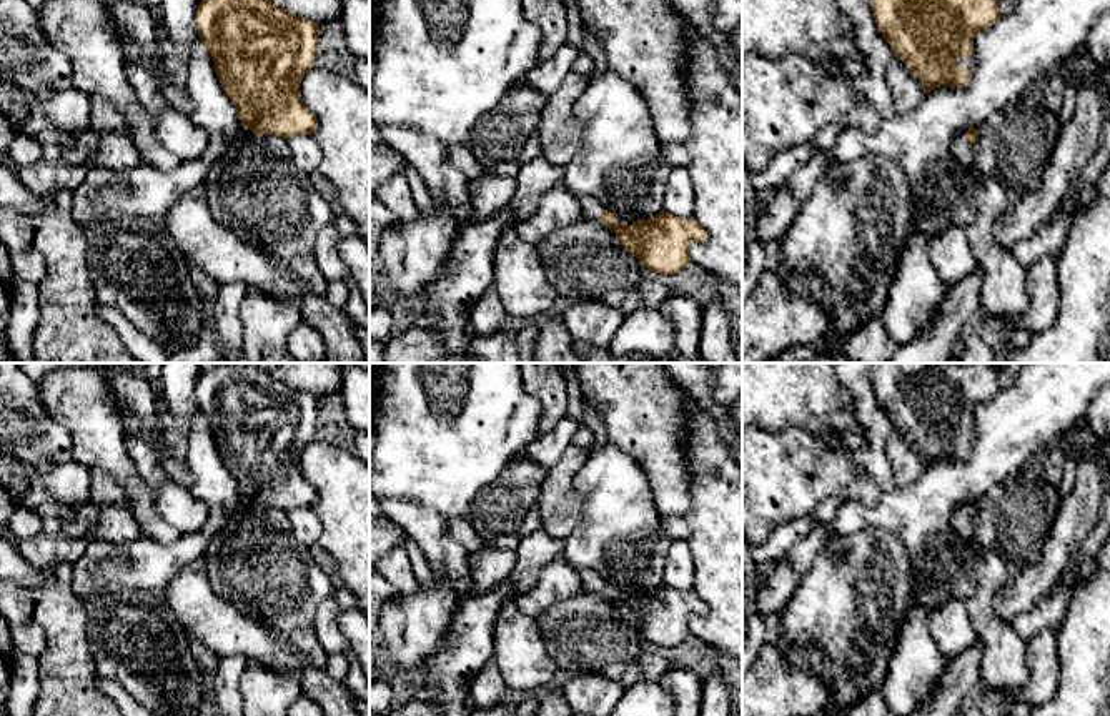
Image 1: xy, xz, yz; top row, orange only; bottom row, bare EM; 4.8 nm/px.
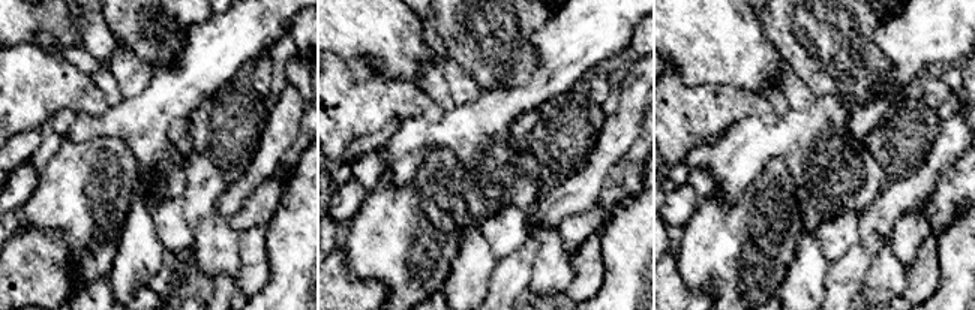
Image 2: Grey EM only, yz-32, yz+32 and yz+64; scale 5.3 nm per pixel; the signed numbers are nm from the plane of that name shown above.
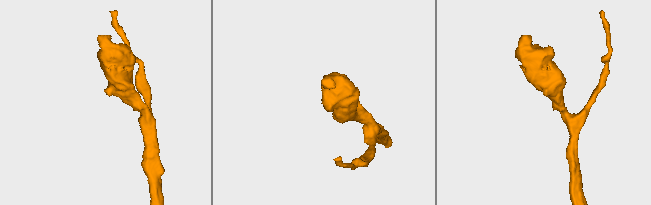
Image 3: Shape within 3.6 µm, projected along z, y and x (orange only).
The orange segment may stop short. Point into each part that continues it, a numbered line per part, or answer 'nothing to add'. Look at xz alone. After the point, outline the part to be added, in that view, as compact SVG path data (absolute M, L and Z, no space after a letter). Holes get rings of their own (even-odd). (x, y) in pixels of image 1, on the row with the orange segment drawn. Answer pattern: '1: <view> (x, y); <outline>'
1: xz (591, 208); M579 195L577 196L577 201L579 201L579 206L581 206L581 213L582 213L582 220L599 220L601 213L604 210L611 211L614 216L616 216L616 221L621 225L626 216L627 216L627 211L622 211L621 208L617 206L606 206L602 205L601 201L597 201L596 198L592 196L587 196L587 195Z

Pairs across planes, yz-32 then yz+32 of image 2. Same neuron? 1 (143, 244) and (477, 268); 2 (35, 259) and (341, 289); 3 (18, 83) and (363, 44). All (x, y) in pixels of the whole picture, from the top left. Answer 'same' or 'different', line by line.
1: same
2: same
3: different

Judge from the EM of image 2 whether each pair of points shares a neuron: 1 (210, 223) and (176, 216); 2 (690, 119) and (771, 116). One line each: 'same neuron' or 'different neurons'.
1: different neurons
2: same neuron

